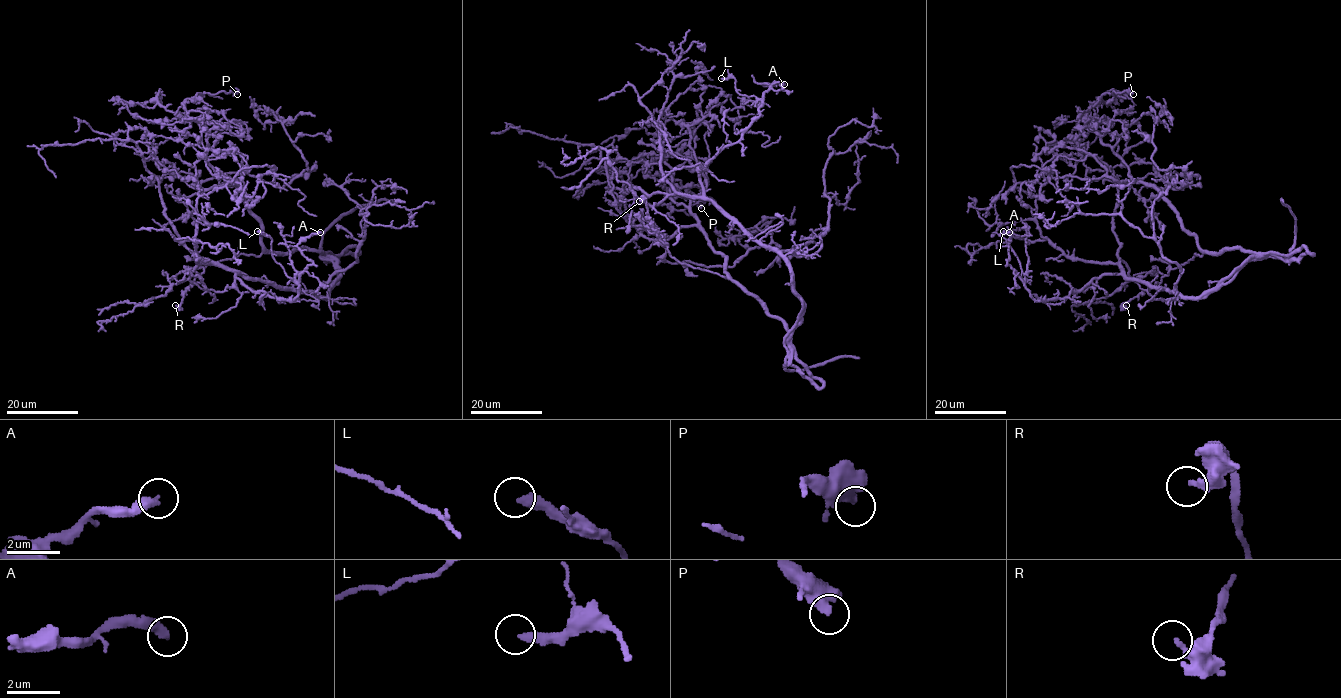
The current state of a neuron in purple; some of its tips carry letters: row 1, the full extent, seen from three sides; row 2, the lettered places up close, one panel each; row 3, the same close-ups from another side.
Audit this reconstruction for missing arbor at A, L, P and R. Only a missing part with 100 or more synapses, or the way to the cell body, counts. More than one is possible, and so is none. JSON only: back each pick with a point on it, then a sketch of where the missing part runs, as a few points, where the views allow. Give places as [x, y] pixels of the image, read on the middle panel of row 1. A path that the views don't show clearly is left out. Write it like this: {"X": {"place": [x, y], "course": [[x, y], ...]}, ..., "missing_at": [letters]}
{"missing_at": []}

